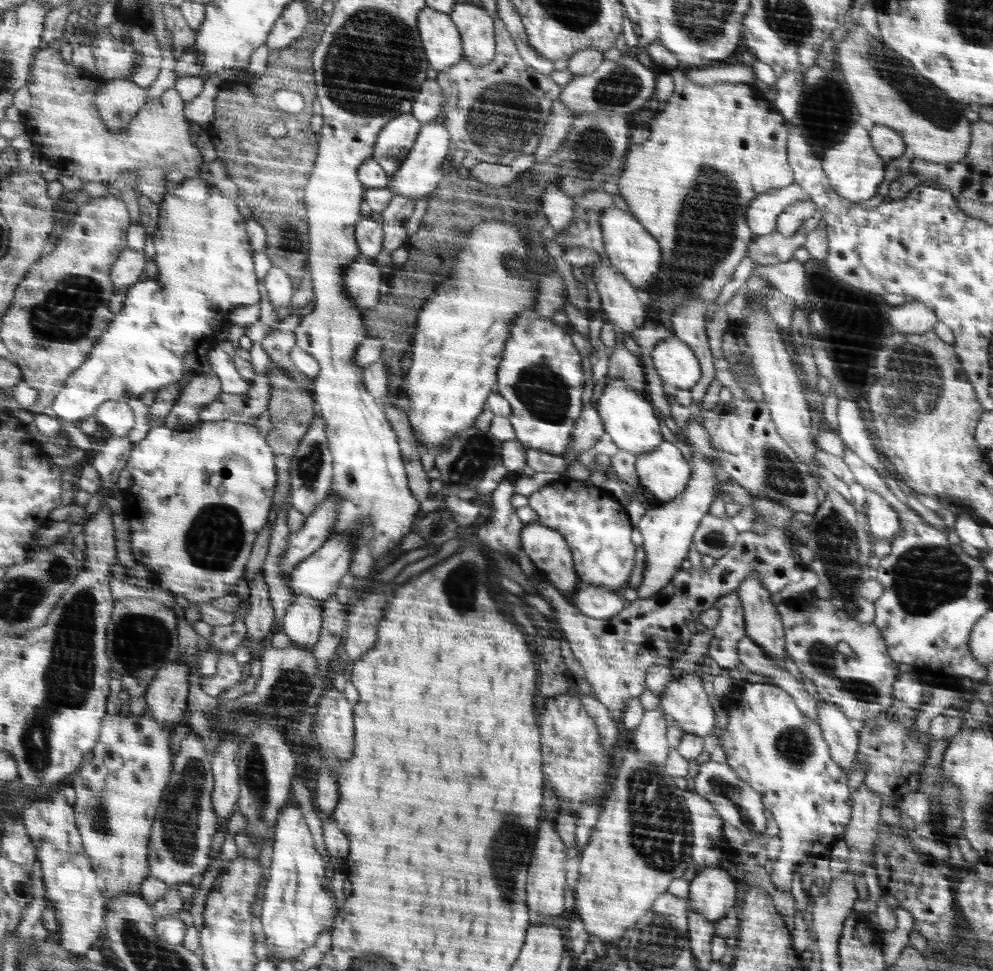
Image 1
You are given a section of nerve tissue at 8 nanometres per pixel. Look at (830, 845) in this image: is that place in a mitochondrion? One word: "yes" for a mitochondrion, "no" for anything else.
no

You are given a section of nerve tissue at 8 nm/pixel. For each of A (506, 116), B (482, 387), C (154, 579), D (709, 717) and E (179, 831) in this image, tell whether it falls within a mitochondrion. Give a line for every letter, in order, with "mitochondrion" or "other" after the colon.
A: mitochondrion
B: other
C: other
D: other
E: mitochondrion

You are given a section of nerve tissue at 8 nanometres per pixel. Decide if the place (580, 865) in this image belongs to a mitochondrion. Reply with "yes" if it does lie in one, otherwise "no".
no

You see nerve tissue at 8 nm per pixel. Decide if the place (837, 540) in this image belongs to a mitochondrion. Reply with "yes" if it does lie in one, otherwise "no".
yes

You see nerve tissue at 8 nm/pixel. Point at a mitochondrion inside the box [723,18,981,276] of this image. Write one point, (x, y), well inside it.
(932, 105)

